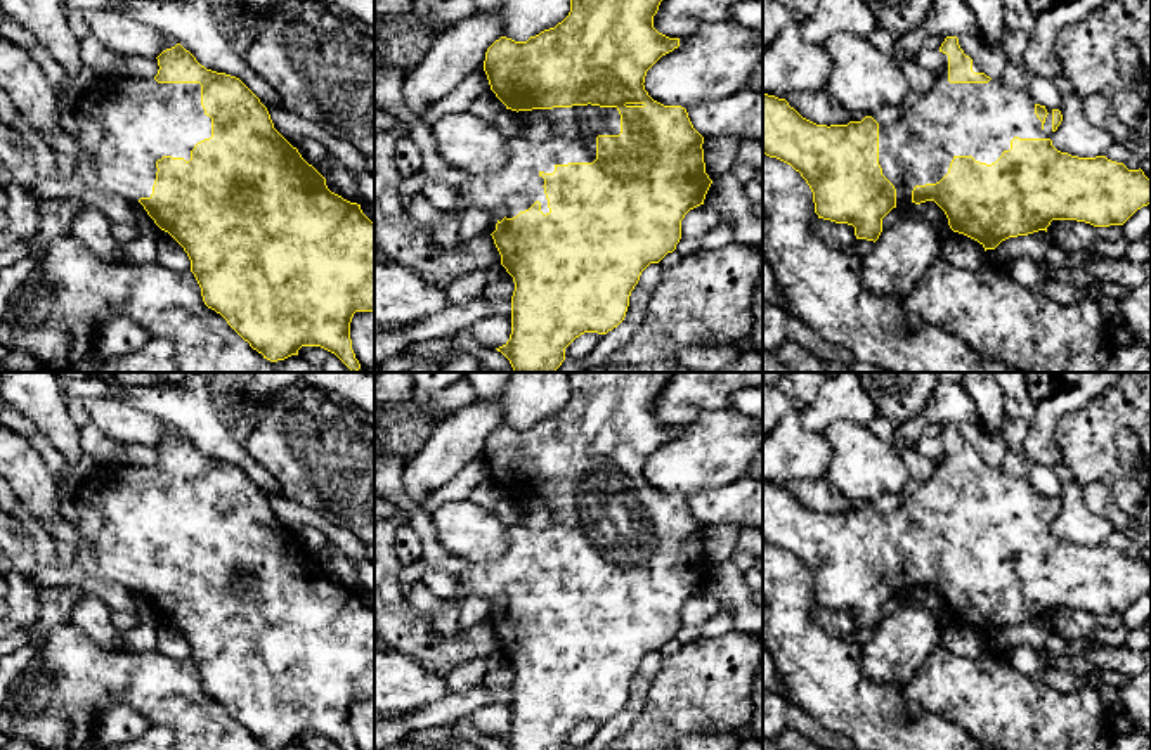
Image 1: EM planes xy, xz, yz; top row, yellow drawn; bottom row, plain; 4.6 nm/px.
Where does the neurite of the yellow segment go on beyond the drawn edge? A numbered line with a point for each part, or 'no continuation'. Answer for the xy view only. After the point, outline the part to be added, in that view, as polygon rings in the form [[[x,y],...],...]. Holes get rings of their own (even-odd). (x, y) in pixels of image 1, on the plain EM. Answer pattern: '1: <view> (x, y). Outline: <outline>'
1: xy (125, 513). Outline: [[[99,464],[73,488],[71,501],[78,509],[78,533],[90,544],[88,554],[78,554],[81,570],[101,580],[113,580],[137,592],[151,585],[156,568],[156,549],[163,544],[191,547],[194,533],[211,525],[211,506],[201,494],[199,471],[158,471],[153,466]]]

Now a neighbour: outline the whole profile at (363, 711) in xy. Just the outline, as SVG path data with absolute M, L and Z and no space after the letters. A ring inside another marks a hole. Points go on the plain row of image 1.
M355 700L350 710L352 738L359 750L374 750L374 700Z

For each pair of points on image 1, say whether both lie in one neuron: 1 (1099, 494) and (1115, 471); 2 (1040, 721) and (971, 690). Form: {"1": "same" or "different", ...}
{"1": "different", "2": "same"}

